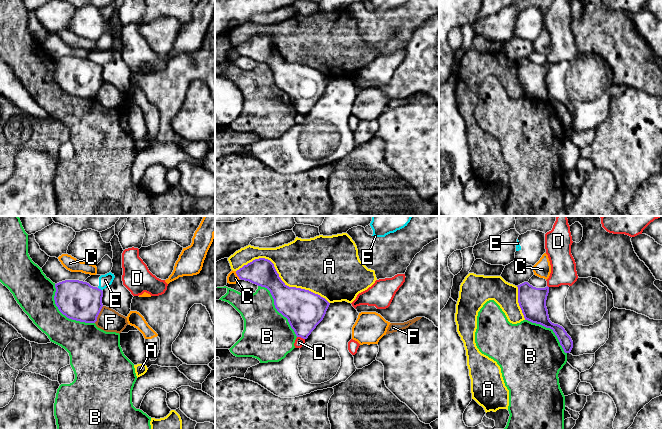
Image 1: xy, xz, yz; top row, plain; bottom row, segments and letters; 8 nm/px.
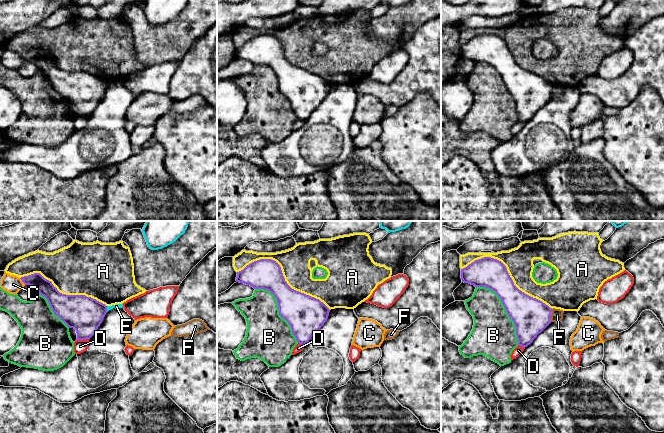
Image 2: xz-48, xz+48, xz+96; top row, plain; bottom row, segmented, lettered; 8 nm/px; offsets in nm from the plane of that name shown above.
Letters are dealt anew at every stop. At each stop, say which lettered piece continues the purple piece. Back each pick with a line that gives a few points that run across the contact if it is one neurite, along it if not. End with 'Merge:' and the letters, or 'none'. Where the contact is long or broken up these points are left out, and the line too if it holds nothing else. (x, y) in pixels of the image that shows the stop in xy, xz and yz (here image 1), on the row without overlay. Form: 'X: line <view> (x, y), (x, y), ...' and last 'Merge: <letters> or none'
Merge: none

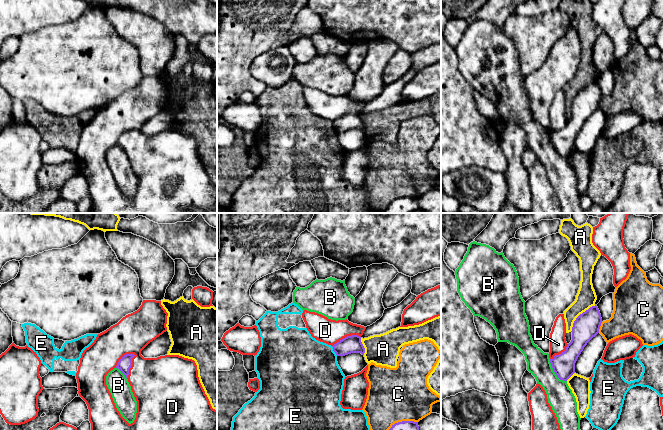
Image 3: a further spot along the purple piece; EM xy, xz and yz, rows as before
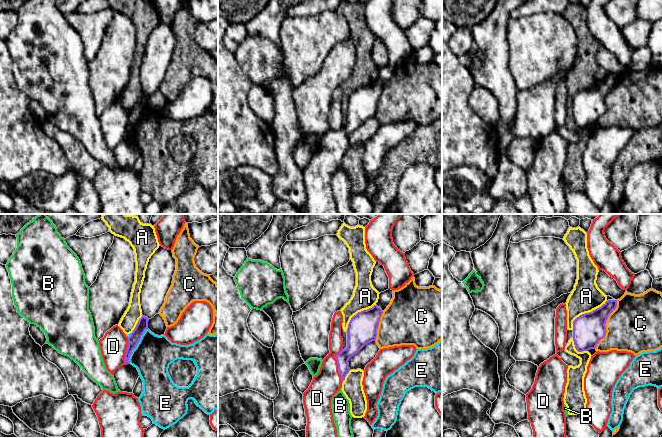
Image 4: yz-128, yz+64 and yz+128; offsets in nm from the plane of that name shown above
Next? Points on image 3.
D: line xy (125, 139), (131, 141), (156, 159)
Merge: D

